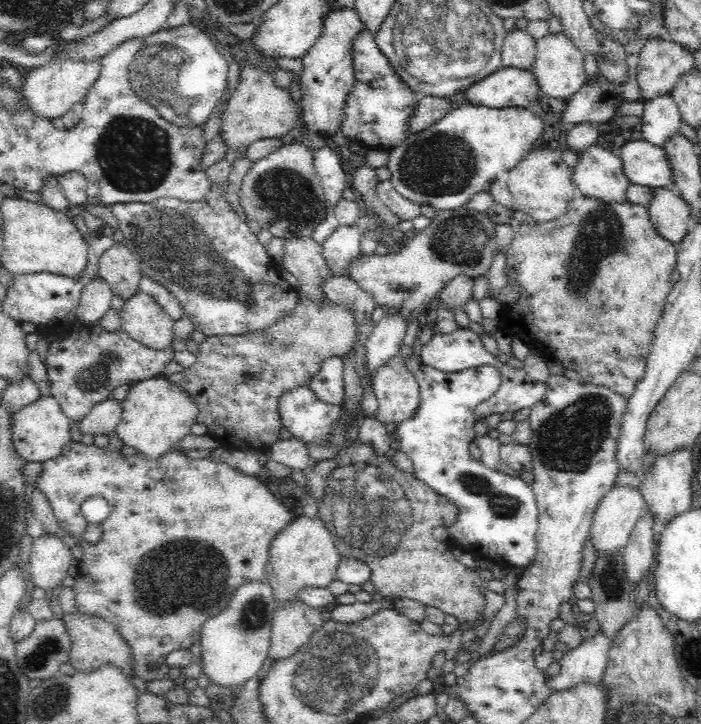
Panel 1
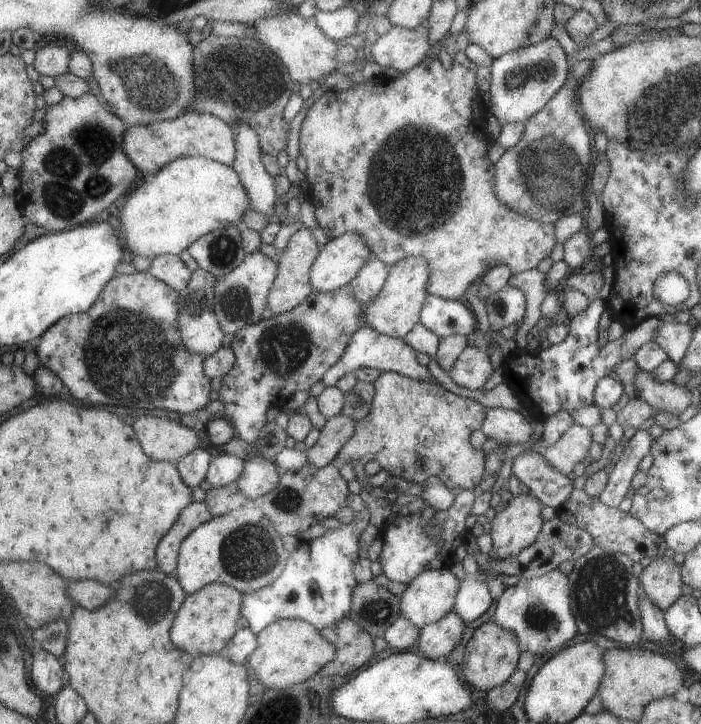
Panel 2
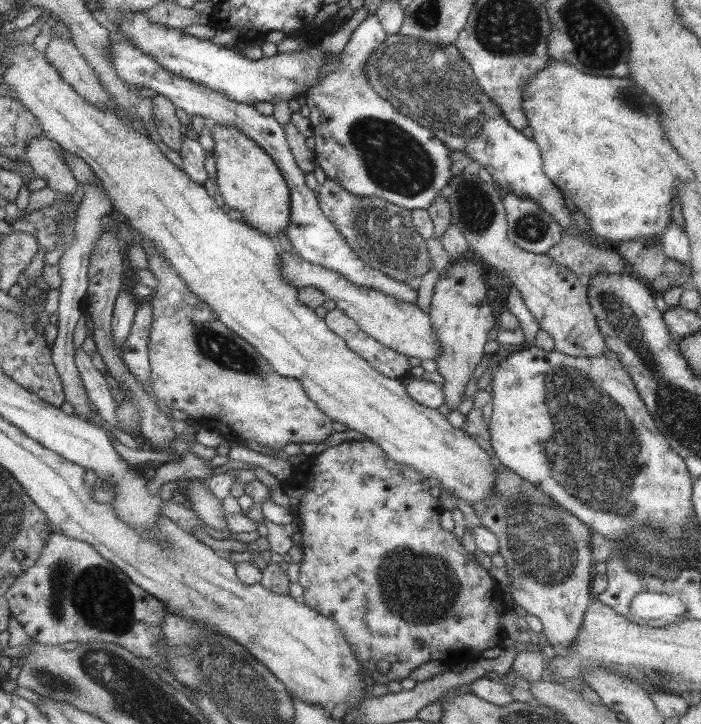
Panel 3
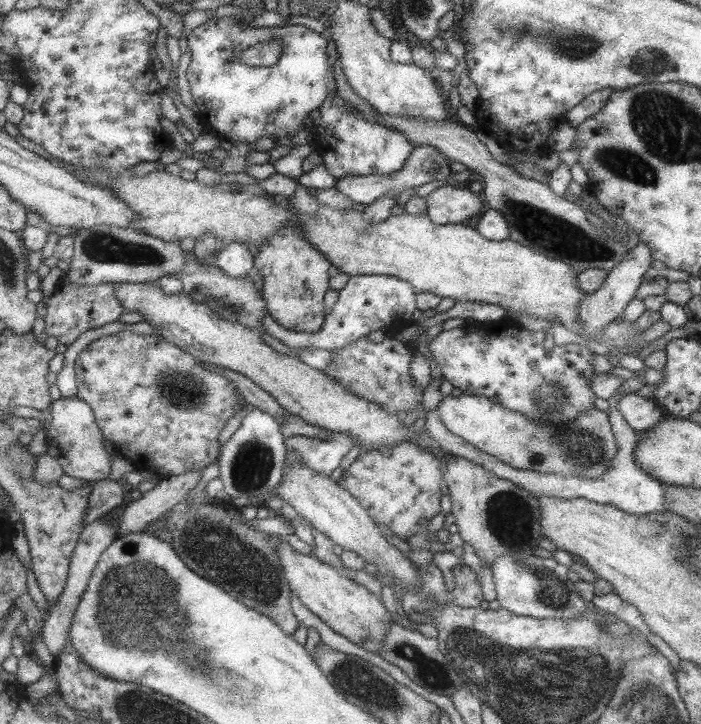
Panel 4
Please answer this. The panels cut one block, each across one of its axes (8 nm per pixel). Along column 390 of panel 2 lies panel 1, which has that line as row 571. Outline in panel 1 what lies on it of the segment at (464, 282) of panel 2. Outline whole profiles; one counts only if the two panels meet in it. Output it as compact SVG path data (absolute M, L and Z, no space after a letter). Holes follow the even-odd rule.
M71 440L62 452L42 463L40 473L33 478L34 486L46 495L46 499L52 507L53 513L59 522L59 527L66 531L76 539L76 544L83 550L83 557L80 559L78 574L73 578L75 584L70 587L75 594L76 608L78 612L86 613L89 617L103 618L119 632L120 637L128 644L132 652L133 674L141 678L145 682L150 680L160 680L166 678L169 666L166 664L168 654L174 650L189 649L193 644L199 643L201 638L201 628L212 616L218 616L223 608L226 608L228 601L231 600L234 592L239 586L247 584L247 582L261 581L266 576L265 567L269 559L268 552L270 543L273 538L284 530L292 522L292 514L288 511L262 483L262 480L256 477L244 476L238 470L230 468L228 462L212 462L210 458L204 460L188 460L182 454L176 452L164 453L157 459L146 459L142 453L135 453L132 456L122 456L119 451L112 451L108 447L99 448L96 445L86 445L81 441ZM162 478L171 478L173 485L164 485ZM92 497L100 497L106 499L108 507L111 507L110 514L100 522L103 530L102 540L92 545L82 538L88 521L81 511L82 502Z

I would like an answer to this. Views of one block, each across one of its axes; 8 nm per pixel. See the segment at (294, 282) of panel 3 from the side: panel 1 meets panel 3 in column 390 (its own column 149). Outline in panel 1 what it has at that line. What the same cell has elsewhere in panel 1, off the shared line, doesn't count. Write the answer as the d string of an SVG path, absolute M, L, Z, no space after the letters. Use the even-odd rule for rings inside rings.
M139 290L130 296L119 316L121 328L132 339L156 351L173 349L174 321L148 294Z

